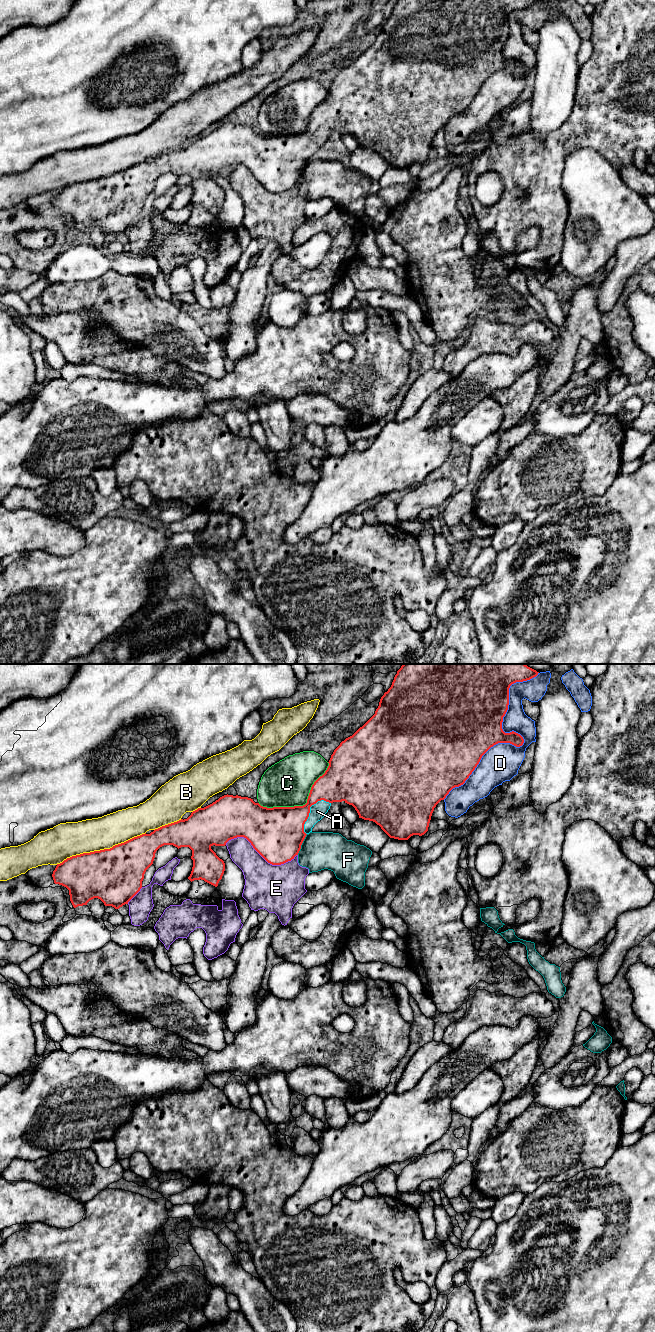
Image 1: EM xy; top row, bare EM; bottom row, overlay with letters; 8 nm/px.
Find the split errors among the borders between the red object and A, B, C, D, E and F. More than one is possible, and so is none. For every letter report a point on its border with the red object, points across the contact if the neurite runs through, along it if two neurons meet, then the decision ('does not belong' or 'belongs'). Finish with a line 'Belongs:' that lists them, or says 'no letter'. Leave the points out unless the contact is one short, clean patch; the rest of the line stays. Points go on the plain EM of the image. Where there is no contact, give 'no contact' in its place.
A: meets red in xy at (309, 139); belongs
B: meets red in xy at (100, 178); does not belong
C: meets red in xy at (303, 133); does not belong
D: meets red in xy at (523, 67); does not belong
E: meets red in xy at (261, 183); does not belong
F: meets red in xy at (301, 172); does not belong
Belongs: A

